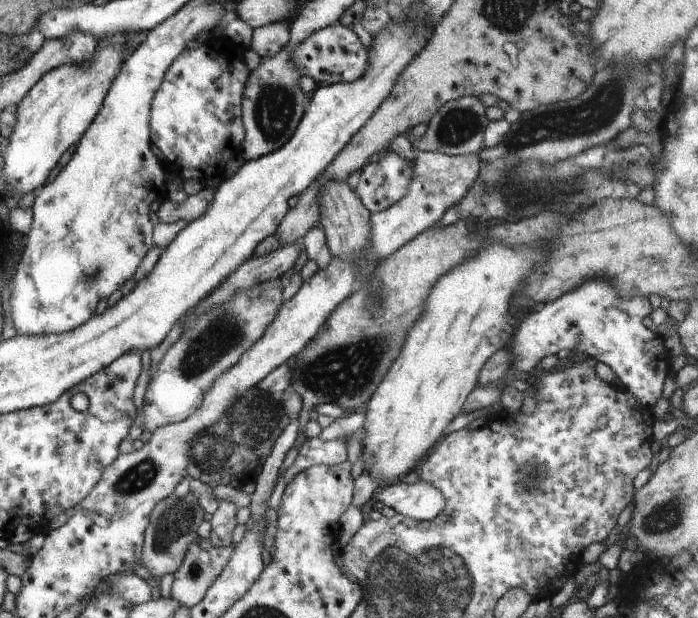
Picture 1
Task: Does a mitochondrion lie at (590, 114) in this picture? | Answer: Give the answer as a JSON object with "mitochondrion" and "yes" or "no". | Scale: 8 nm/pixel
{"mitochondrion":"yes"}

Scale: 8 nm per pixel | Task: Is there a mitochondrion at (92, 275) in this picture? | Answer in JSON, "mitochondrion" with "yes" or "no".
{"mitochondrion":"yes"}

